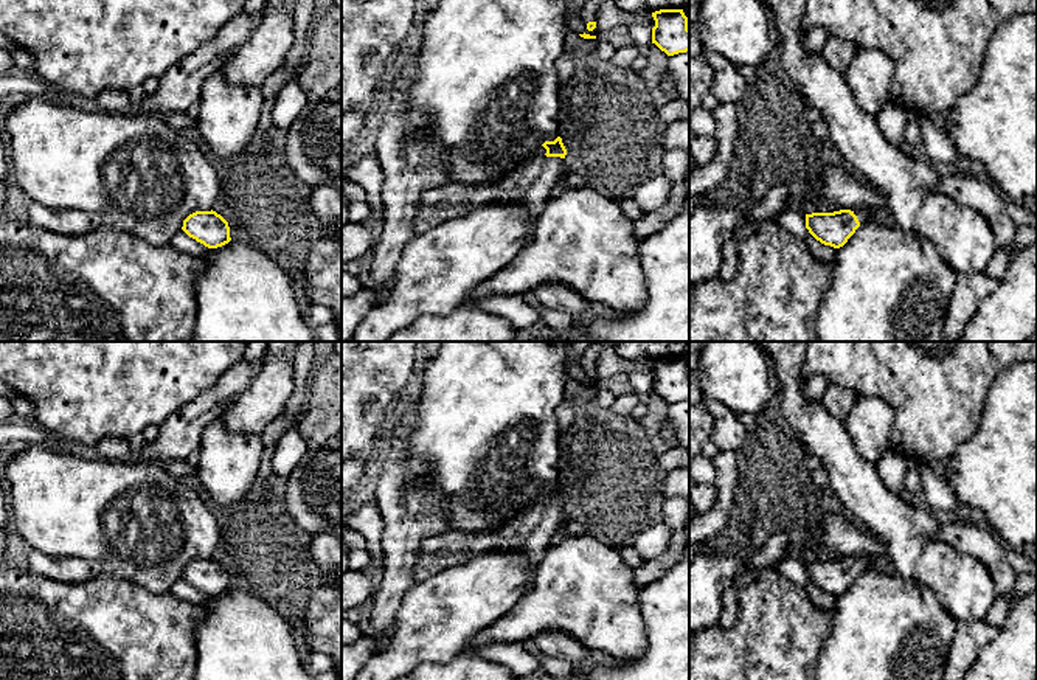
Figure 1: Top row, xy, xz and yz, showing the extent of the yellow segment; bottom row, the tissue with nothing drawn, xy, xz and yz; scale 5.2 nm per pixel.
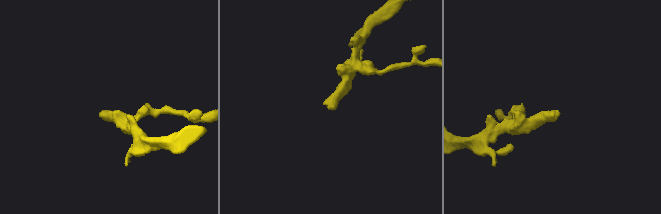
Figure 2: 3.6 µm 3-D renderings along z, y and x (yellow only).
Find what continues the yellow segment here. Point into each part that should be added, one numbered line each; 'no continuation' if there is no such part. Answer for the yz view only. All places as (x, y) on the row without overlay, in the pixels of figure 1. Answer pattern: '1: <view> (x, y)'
1: yz (863, 562)

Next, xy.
no continuation

